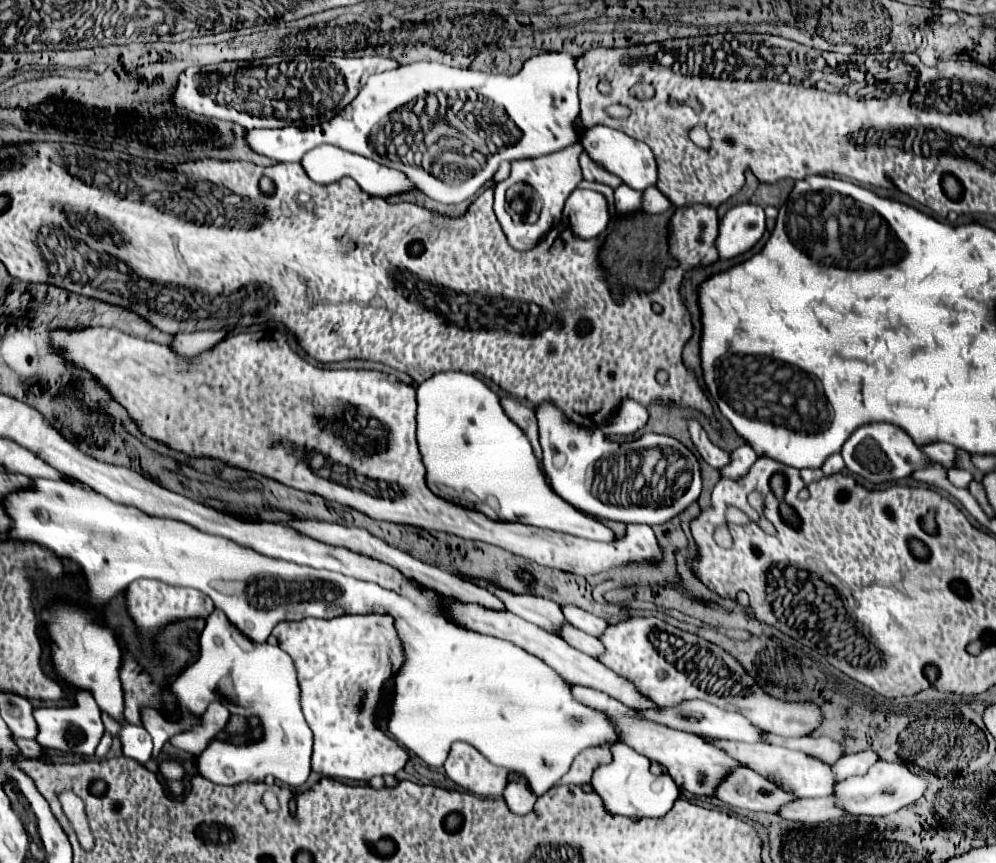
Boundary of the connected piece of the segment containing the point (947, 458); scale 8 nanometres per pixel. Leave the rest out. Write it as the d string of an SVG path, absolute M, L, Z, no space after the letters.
M936 442L936 444L924 446L922 450L924 450L934 462L938 460L942 466L956 466L956 446Z

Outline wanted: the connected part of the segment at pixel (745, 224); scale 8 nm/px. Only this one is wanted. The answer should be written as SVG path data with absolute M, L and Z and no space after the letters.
M738 204L720 222L716 248L722 258L734 258L750 250L764 234L764 210L758 204Z

